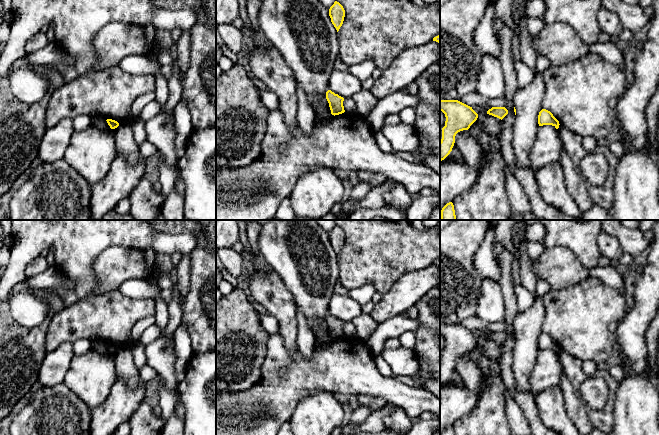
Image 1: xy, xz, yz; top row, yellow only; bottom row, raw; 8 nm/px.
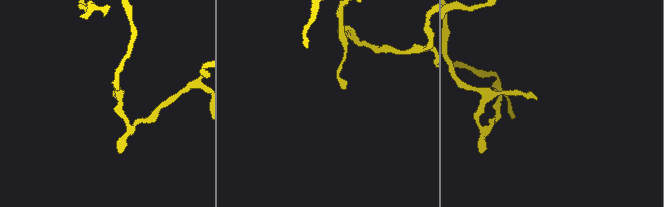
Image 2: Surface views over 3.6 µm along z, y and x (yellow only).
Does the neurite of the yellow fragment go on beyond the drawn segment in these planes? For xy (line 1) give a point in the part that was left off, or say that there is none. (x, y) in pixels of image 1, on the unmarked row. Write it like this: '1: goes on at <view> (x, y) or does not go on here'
1: does not go on here

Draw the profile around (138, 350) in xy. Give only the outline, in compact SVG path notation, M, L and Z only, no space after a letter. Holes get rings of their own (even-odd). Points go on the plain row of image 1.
M139 341L131 348L133 361L136 367L139 369L147 363L145 355L145 346Z

